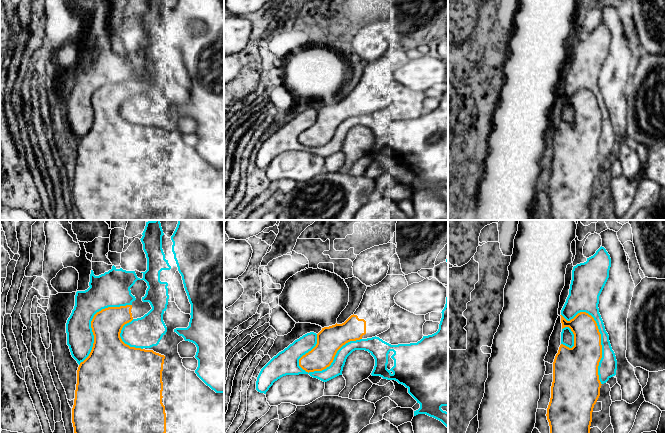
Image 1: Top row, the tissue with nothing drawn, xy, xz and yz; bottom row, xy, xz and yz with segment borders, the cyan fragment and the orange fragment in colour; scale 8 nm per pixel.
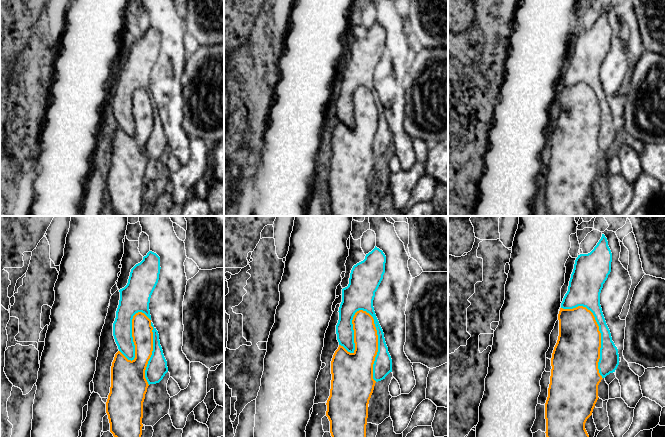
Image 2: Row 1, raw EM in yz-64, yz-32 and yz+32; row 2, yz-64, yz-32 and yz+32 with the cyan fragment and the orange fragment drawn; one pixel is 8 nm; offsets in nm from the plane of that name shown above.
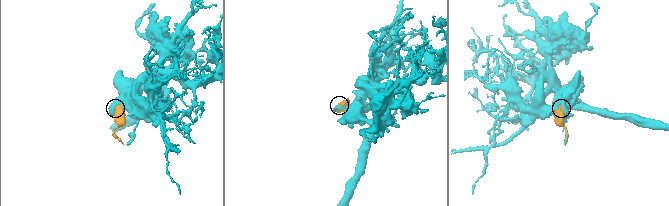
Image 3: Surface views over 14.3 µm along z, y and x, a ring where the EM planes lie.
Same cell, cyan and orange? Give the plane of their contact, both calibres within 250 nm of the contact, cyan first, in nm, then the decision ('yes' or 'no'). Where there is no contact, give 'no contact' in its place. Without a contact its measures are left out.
xz | 120/220 nm | no

